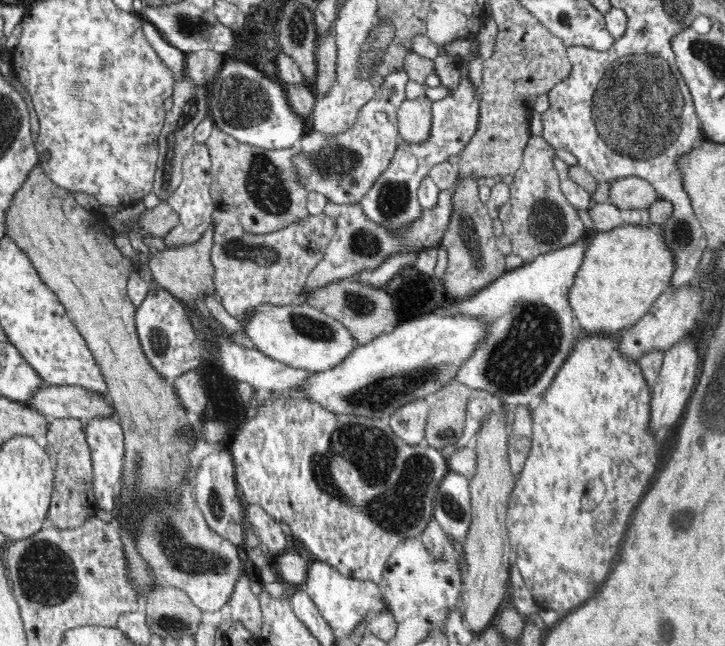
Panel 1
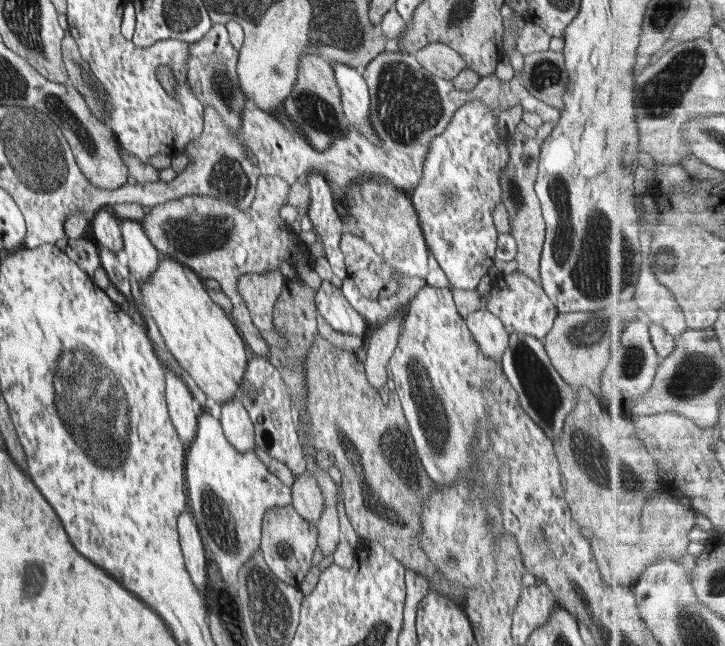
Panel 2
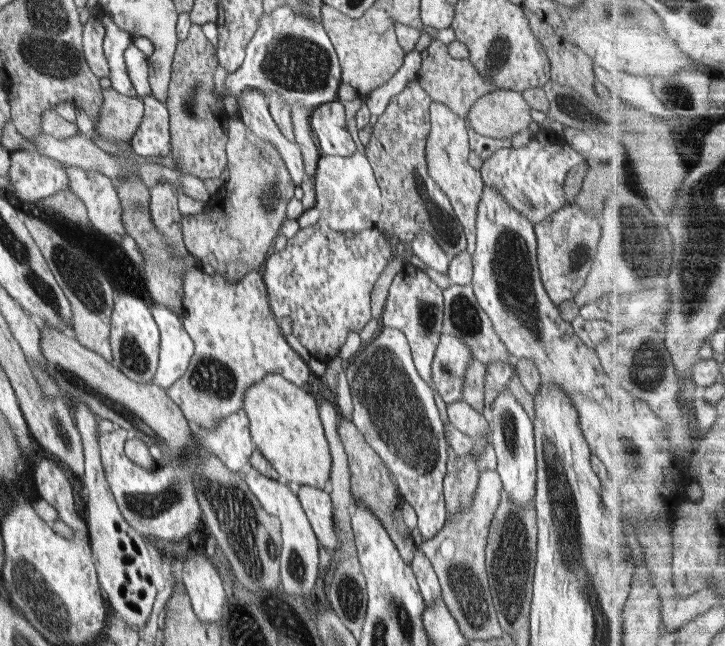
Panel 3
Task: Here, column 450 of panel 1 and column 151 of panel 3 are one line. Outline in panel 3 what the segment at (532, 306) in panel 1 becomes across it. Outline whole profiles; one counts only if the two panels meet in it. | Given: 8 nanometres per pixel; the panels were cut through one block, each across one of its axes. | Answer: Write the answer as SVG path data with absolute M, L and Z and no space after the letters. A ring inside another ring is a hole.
M155 303L149 309L158 326L160 335L159 361L153 379L158 382L161 388L166 389L172 386L186 372L195 344L184 329L181 318L172 313L167 306Z

